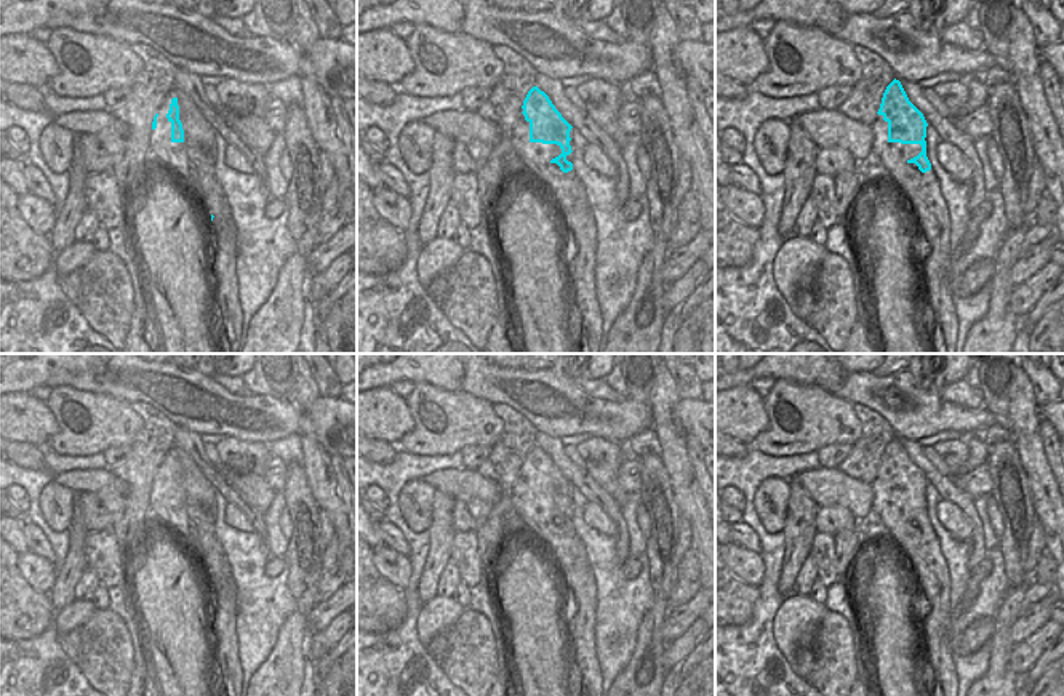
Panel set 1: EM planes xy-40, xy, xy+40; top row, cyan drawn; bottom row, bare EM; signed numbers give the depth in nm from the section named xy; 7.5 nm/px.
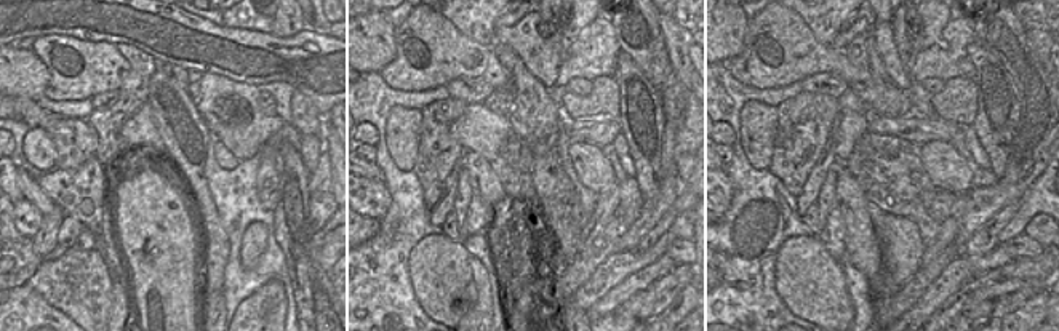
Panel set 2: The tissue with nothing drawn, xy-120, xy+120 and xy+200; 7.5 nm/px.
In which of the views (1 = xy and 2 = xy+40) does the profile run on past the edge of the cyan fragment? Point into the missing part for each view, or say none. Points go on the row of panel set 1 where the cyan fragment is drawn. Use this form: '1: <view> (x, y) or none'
1: none
2: none

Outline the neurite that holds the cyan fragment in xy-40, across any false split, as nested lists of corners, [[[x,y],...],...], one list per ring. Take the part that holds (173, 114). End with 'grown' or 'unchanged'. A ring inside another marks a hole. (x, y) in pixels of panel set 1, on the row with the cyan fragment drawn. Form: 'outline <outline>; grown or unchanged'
outline [[[178,98],[171,99],[166,118],[171,123],[171,142],[184,142],[184,130],[182,130],[182,123],[179,120]]]; unchanged

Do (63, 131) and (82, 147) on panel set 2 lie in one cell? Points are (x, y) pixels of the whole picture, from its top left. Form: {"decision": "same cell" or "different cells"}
{"decision": "same cell"}

